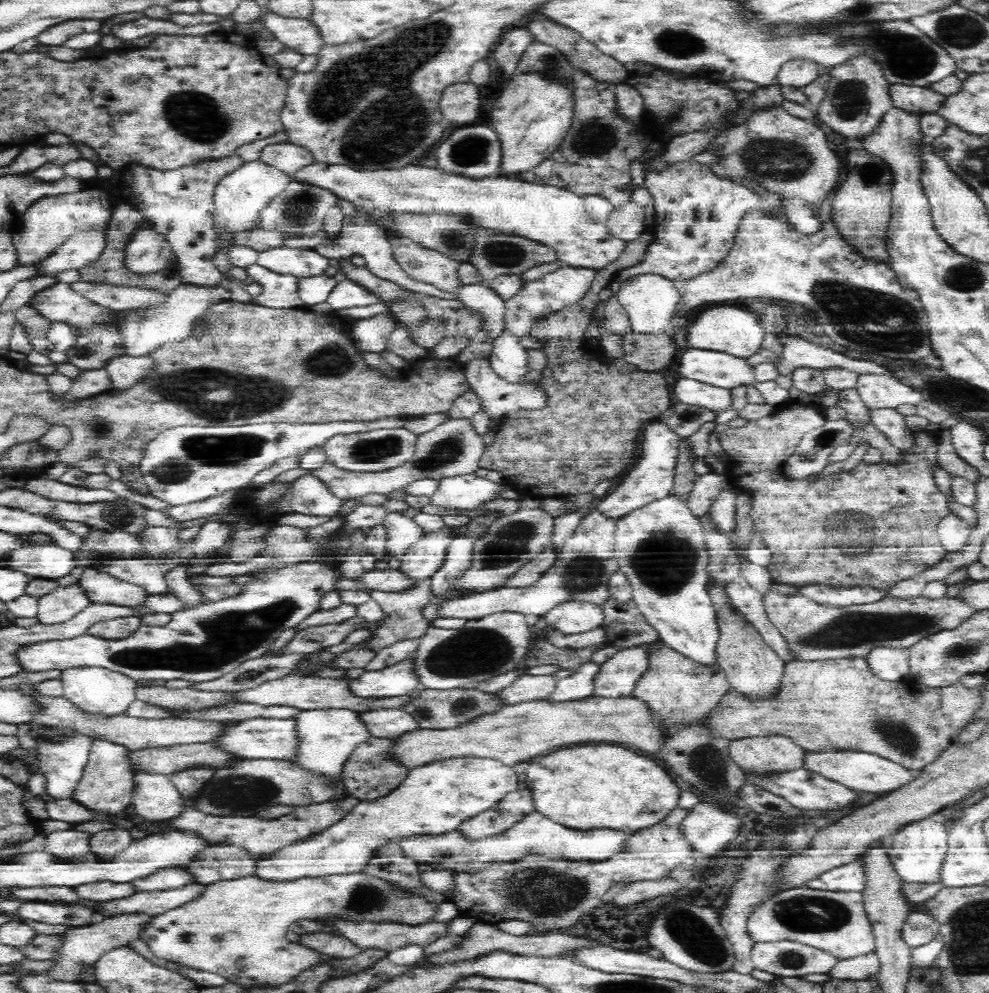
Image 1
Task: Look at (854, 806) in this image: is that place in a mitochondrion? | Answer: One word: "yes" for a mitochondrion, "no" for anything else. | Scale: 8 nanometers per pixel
no

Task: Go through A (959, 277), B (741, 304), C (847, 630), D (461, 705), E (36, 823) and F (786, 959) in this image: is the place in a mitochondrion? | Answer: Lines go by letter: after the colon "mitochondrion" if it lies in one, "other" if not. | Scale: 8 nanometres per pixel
A: mitochondrion
B: other
C: mitochondrion
D: mitochondrion
E: other
F: mitochondrion

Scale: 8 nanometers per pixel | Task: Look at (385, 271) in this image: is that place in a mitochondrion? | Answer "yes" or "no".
no

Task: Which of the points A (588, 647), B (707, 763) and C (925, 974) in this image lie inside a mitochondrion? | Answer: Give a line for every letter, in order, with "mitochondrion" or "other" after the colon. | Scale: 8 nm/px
A: other
B: mitochondrion
C: mitochondrion

